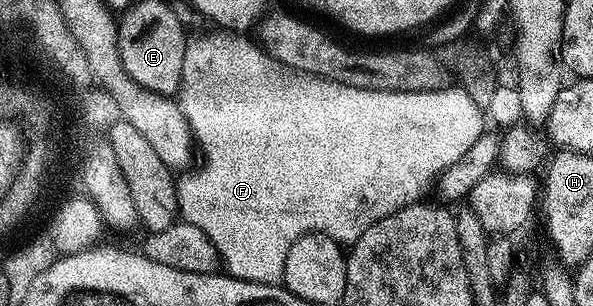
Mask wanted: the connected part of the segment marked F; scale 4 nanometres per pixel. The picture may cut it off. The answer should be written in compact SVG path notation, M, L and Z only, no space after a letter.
M216 32L216 33L220 33L220 34L204 34L204 35L202 35L202 36L201 36L201 38L194 38L194 36L192 36L192 37L189 37L189 38L188 38L188 47L187 47L187 48L186 48L186 56L182 56L182 80L181 80L181 81L180 81L180 89L179 89L179 91L178 91L178 101L179 101L179 104L180 104L180 110L181 110L181 112L183 112L183 113L184 113L184 115L185 115L185 116L186 116L186 120L187 120L187 121L188 121L188 123L189 123L189 124L190 124L190 128L191 128L191 129L192 129L192 136L193 136L193 139L195 139L195 141L196 141L196 142L197 142L197 143L198 143L198 150L199 150L199 153L200 153L200 150L201 150L201 152L202 152L202 153L204 153L204 172L203 172L203 173L202 173L202 174L200 174L200 175L196 175L196 174L192 174L192 173L189 173L189 174L188 174L188 175L185 175L185 176L184 176L184 177L186 177L186 178L184 178L184 177L181 177L181 178L180 178L180 179L179 179L179 181L177 181L177 184L176 184L176 195L177 195L177 196L178 196L178 208L179 208L179 209L180 209L180 218L181 218L181 219L183 219L183 221L186 221L186 222L189 222L189 223L190 223L190 224L194 224L194 228L202 228L202 232L206 232L206 236L210 236L210 240L211 240L211 241L212 241L212 243L213 243L213 244L214 244L214 248L215 248L215 249L216 249L216 252L217 252L217 255L218 255L218 258L219 258L219 261L220 261L220 262L221 262L221 263L222 263L222 266L223 266L223 269L224 269L224 270L225 270L225 271L227 271L227 273L228 273L228 274L229 274L229 275L231 275L231 277L234 277L234 278L241 278L241 279L242 279L242 280L246 280L246 281L247 281L247 282L257 282L257 283L258 283L258 284L266 284L266 285L267 285L267 286L274 286L274 285L277 285L277 284L280 284L280 283L283 283L283 280L284 280L284 274L283 274L283 268L284 268L284 267L285 267L285 265L286 265L286 256L288 256L288 255L289 255L289 251L290 251L290 246L291 246L291 245L292 245L292 244L294 244L294 242L295 242L295 241L296 241L296 240L298 240L298 238L299 238L299 237L302 237L302 235L304 235L304 234L308 234L308 233L324 233L324 234L325 234L325 235L326 235L326 236L330 236L330 237L332 237L332 238L333 238L333 239L334 239L334 240L335 240L335 241L336 241L336 242L338 242L338 243L341 243L341 244L351 244L351 243L353 243L353 242L357 242L357 241L358 241L358 240L359 240L359 239L360 239L360 237L361 237L361 236L362 236L362 232L366 232L366 228L370 228L370 227L371 227L371 226L373 226L373 224L375 224L375 222L377 222L377 221L378 221L378 220L382 220L382 219L383 219L383 218L385 218L385 217L386 217L386 216L390 216L390 215L391 215L391 214L393 214L393 213L394 213L394 212L398 212L398 211L399 211L399 210L400 210L400 209L402 209L402 208L403 208L403 207L404 207L404 206L406 206L406 205L409 205L409 204L411 204L411 203L413 203L413 202L415 202L415 201L417 201L417 199L419 199L419 198L420 198L420 197L421 197L421 195L420 195L420 193L422 193L422 192L423 192L423 190L424 190L424 189L426 189L426 188L427 188L427 186L428 186L428 185L430 185L430 184L431 184L431 182L432 182L432 185L433 185L433 182L434 182L434 180L436 180L436 179L439 179L439 177L440 177L440 174L441 174L441 172L442 172L442 171L444 171L444 170L445 170L445 169L446 169L446 168L450 168L450 164L454 164L454 163L455 163L455 162L457 162L457 161L458 161L458 160L462 160L462 156L466 156L466 152L470 152L470 148L471 148L471 147L472 147L472 145L473 145L473 144L474 144L474 140L478 140L478 139L479 139L479 138L480 138L480 135L481 135L481 134L483 134L483 133L485 133L485 130L486 130L486 126L484 126L484 124L485 124L485 125L486 125L486 114L485 114L485 111L484 111L484 110L483 110L483 109L480 109L480 107L479 107L479 106L478 106L478 104L474 104L474 101L472 101L472 100L471 100L471 98L470 98L470 96L469 96L469 95L468 95L468 94L467 94L467 92L465 92L465 91L464 91L464 90L463 90L463 89L461 89L461 88L455 88L455 90L451 90L451 88L445 88L445 89L443 89L443 90L431 90L431 91L430 91L430 92L378 92L378 91L377 91L377 90L363 90L363 89L362 89L362 88L354 88L354 87L353 87L353 86L348 86L348 85L346 85L346 84L338 84L338 83L337 83L337 82L335 82L335 81L334 81L334 80L330 80L330 79L329 79L329 78L319 78L319 77L318 77L318 76L314 76L314 75L313 75L313 74L304 74L304 73L303 73L303 72L302 72L302 71L300 71L300 70L291 70L291 69L290 69L290 68L289 68L289 66L284 66L284 65L282 65L282 63L280 63L280 62L279 62L279 61L278 61L278 60L274 60L274 59L273 59L273 58L271 58L271 56L270 56L270 55L268 55L268 54L267 54L267 53L266 53L266 52L265 52L265 51L264 51L264 50L263 50L263 49L262 49L262 48L261 48L261 47L260 47L260 46L259 46L259 45L257 45L257 43L256 43L256 42L255 42L255 41L253 41L253 39L252 39L252 42L253 42L253 43L252 43L252 42L251 42L251 40L250 40L250 39L248 39L248 38L244 38L244 37L248 37L248 36L241 36L241 35L240 35L240 34L239 34L239 33L236 33L236 32Z

